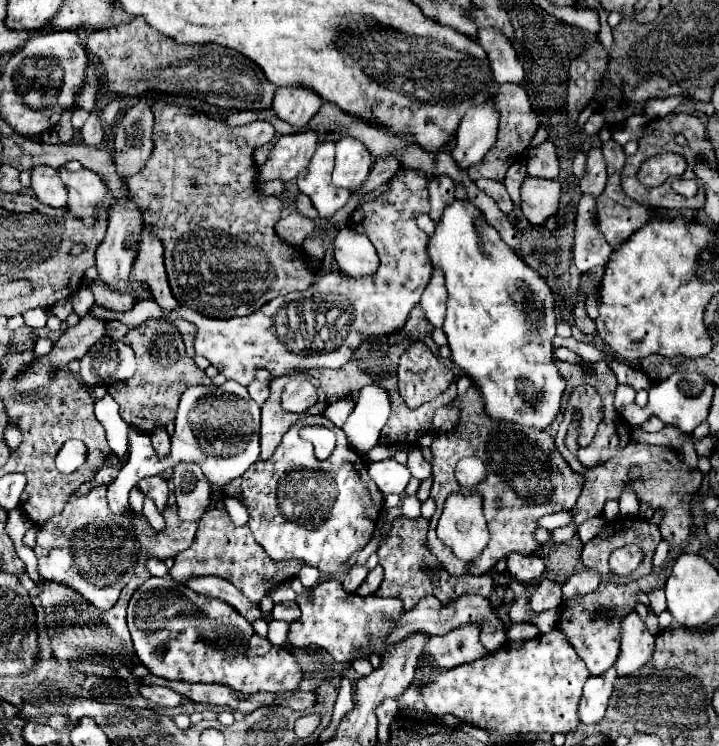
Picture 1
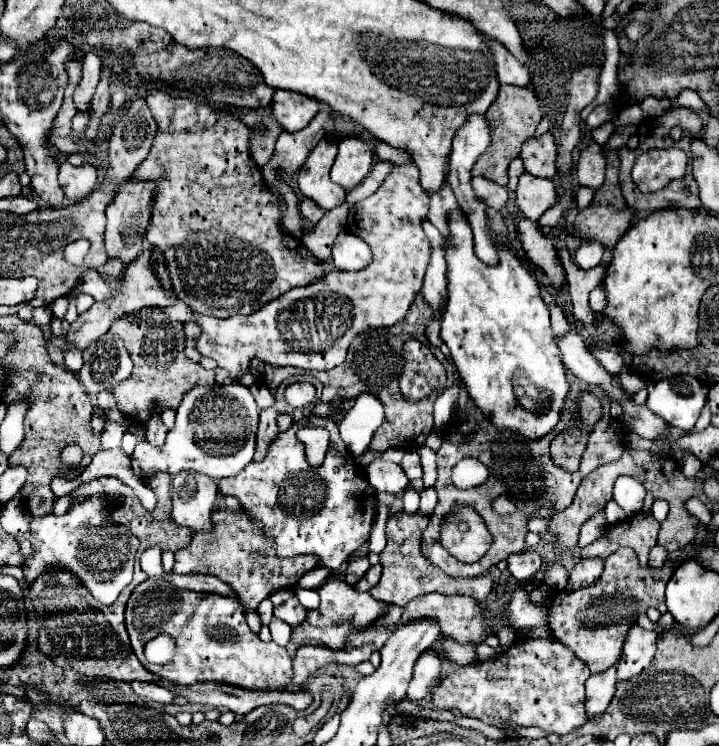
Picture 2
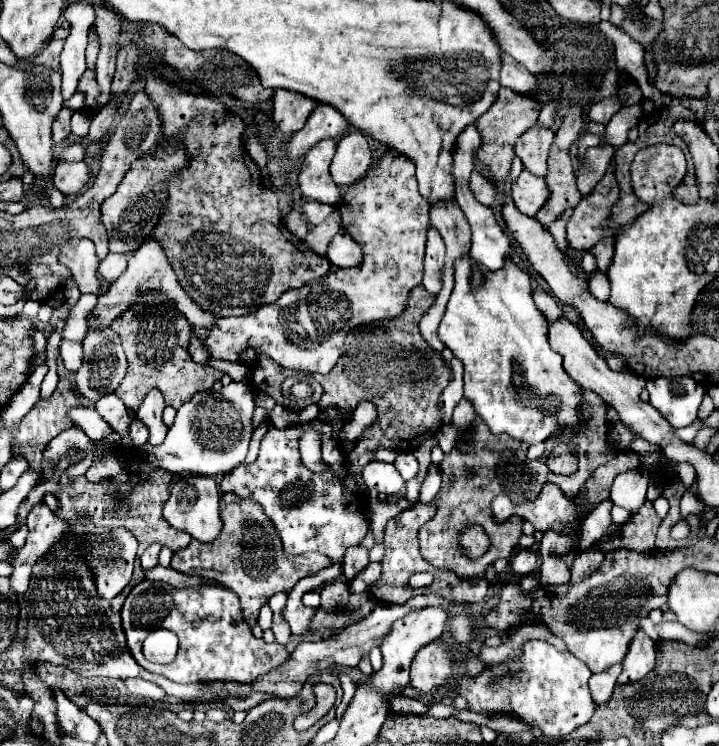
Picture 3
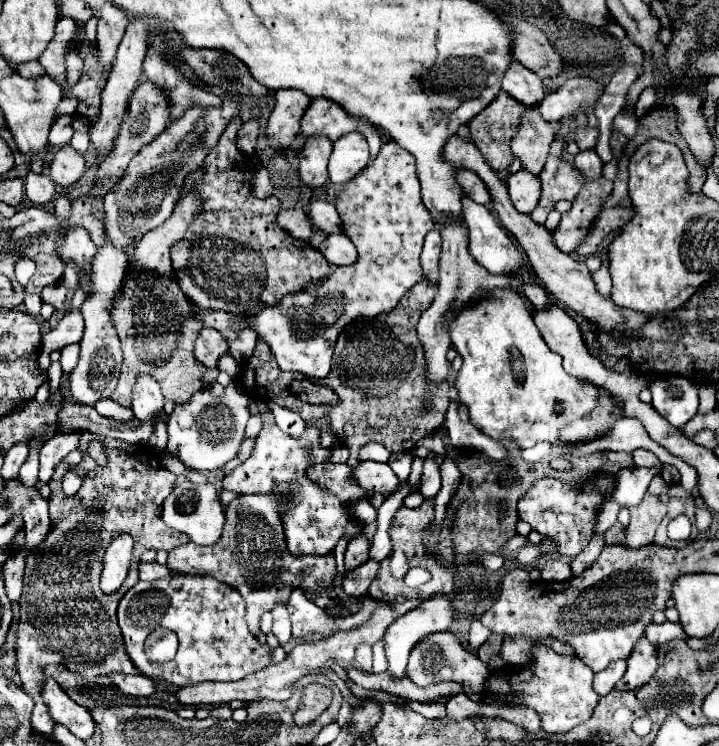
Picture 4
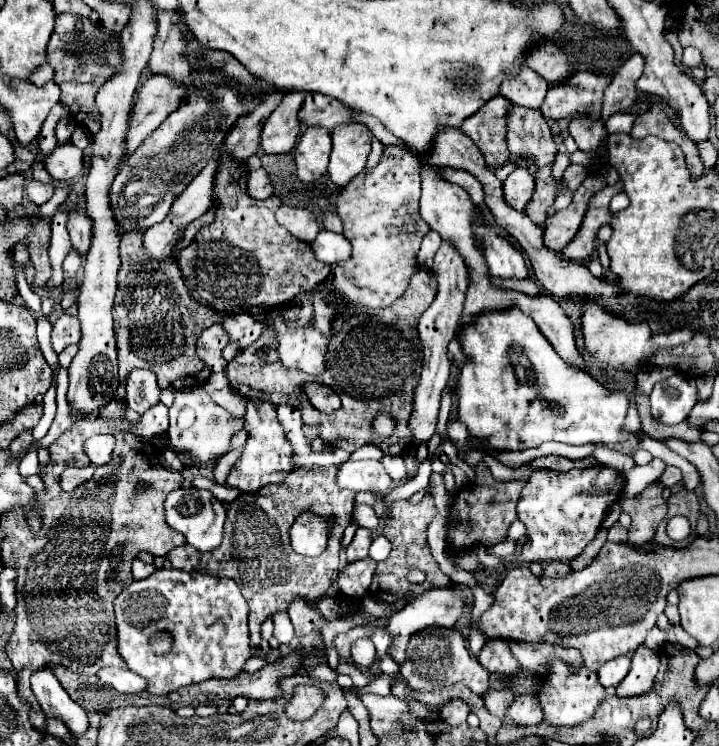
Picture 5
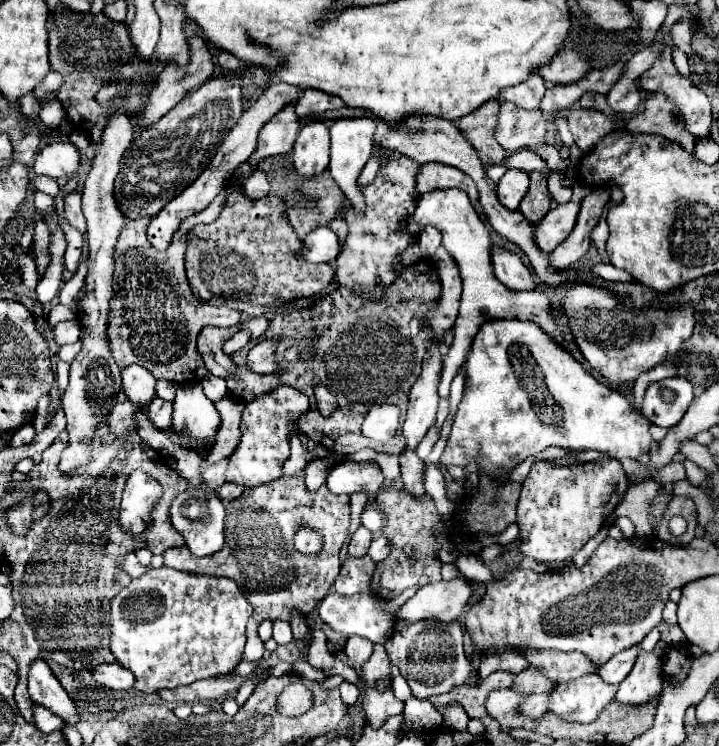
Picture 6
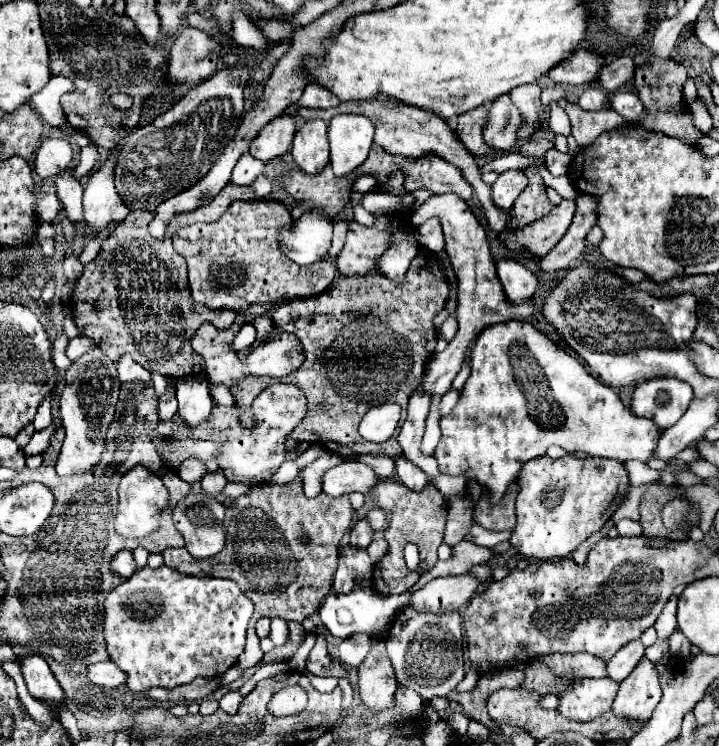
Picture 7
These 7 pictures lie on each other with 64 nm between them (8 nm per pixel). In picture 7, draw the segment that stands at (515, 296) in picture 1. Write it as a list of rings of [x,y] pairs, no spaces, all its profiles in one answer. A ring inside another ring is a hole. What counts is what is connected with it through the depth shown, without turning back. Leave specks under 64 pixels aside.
[[[502,322],[484,328],[470,352],[470,378],[466,380],[456,408],[440,418],[442,438],[434,450],[438,470],[450,476],[466,476],[476,480],[486,492],[492,504],[500,502],[506,488],[516,480],[524,462],[544,456],[550,446],[560,446],[566,452],[584,452],[598,458],[612,458],[618,462],[654,458],[654,450],[662,430],[648,418],[632,416],[618,394],[596,380],[586,368],[562,348],[558,348],[548,336],[540,334],[528,322]]]

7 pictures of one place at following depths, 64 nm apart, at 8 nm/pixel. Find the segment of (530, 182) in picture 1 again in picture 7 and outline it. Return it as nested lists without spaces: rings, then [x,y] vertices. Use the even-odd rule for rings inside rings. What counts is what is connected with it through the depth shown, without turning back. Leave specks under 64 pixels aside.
[[[520,170],[502,172],[498,176],[498,180],[492,184],[492,202],[500,210],[508,210],[526,184],[528,184],[528,180]]]

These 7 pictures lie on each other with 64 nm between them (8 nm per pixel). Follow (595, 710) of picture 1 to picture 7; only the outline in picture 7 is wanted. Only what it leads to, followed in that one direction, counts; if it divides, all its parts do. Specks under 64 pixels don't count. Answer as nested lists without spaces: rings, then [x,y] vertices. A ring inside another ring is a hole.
[[[640,640],[628,642],[624,648],[620,648],[612,660],[608,660],[608,678],[622,682],[642,660],[644,656],[644,646]]]

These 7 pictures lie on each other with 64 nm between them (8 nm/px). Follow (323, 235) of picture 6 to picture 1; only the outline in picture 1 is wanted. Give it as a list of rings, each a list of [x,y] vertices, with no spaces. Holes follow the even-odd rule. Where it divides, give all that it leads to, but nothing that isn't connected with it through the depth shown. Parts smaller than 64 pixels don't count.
[[[342,228],[334,240],[334,260],[348,276],[366,276],[376,272],[378,256],[372,242],[362,234]]]

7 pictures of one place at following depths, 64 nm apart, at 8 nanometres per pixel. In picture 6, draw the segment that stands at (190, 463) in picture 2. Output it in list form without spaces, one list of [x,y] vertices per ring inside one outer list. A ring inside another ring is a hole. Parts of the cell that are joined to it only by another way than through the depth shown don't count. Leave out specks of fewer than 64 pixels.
[[[200,384],[178,386],[174,400],[176,422],[172,426],[178,434],[188,434],[198,444],[206,444],[208,440],[216,440],[216,432],[220,428],[220,414],[210,398],[202,392]],[[184,420],[190,420],[190,428]]]

